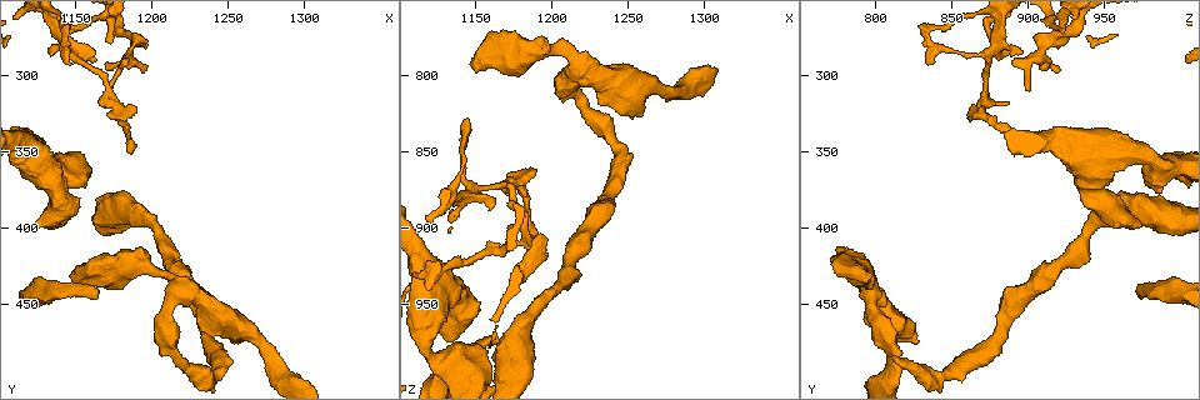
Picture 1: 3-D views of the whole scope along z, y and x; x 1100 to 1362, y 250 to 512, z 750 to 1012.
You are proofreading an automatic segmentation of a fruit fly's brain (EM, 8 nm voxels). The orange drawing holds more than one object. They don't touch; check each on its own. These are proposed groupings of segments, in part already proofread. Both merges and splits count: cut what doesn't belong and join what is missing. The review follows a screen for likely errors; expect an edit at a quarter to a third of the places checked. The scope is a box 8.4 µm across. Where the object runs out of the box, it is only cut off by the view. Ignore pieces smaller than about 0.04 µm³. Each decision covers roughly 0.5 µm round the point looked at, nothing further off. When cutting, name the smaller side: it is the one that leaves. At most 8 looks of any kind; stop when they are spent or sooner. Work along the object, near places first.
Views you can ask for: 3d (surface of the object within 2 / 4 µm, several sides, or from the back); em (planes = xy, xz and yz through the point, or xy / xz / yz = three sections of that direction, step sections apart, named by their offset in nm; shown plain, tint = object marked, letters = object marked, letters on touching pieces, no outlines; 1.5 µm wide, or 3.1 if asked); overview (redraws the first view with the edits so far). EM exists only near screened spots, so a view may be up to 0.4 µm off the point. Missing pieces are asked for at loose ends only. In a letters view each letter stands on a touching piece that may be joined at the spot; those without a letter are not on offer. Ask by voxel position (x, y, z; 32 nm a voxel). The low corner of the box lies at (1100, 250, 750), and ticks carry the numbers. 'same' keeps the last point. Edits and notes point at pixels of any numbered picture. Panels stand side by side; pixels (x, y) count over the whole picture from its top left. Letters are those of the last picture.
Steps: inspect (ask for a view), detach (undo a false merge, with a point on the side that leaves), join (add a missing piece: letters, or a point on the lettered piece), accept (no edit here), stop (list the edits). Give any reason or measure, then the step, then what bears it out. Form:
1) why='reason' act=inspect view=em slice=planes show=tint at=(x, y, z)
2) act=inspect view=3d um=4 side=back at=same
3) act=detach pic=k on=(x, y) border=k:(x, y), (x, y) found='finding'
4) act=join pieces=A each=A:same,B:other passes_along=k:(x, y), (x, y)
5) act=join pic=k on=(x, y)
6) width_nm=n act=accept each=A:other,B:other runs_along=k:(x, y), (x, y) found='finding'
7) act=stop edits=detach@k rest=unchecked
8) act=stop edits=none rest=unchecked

why='branch stops here' act=inspect view=3d um=2 at=(1148, 432, 798)

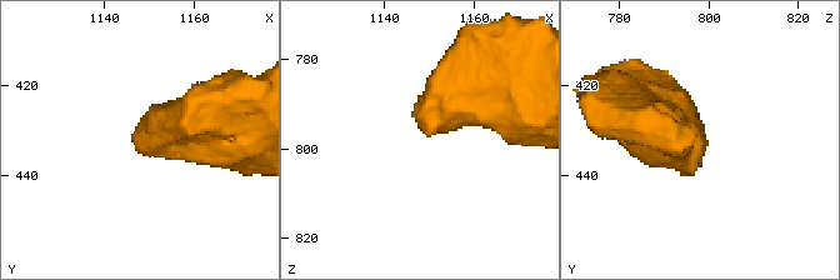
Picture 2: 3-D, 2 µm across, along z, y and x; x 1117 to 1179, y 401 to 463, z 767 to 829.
why='now the EM' act=inspect view=em slice=xy step=8 show=tint at=(1151, 431, 797)

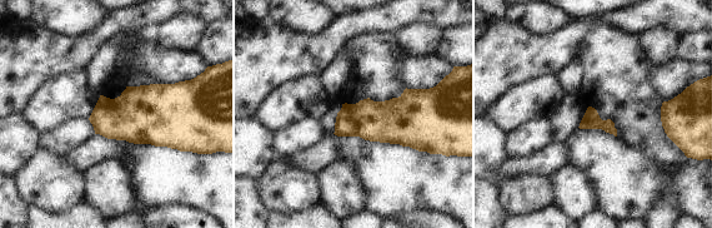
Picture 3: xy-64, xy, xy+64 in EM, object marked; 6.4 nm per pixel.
act=inspect view=em slice=planes show=letters at=same

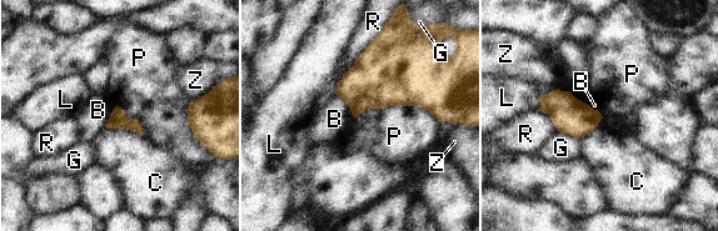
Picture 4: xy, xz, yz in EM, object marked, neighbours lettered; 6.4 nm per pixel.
act=accept each=B:other,C:other,G:other,L:other,P:other,R:other,Z:other border=4:(354, 119), (419, 106), (439, 121) found='none of them fits'

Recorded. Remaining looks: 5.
why='abrupt turn' act=inspect view=3d um=4 at=(1188, 274, 914)

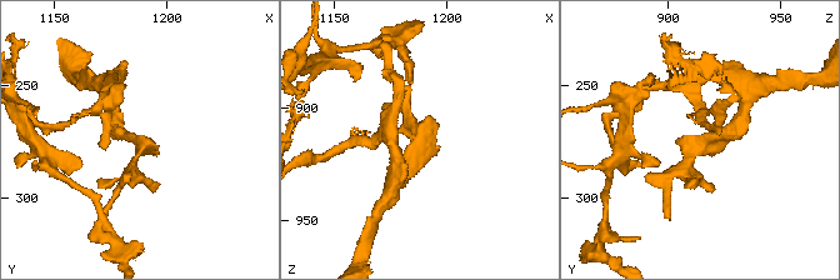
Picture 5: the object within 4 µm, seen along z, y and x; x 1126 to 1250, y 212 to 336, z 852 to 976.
act=inspect view=em slice=xz step=4 show=tint at=(1190, 276, 915)

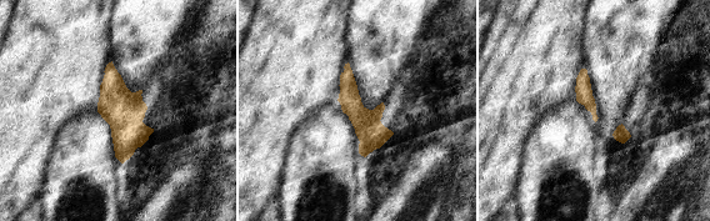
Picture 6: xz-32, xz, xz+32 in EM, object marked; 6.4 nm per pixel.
act=inspect view=em slice=planes show=letters at=same

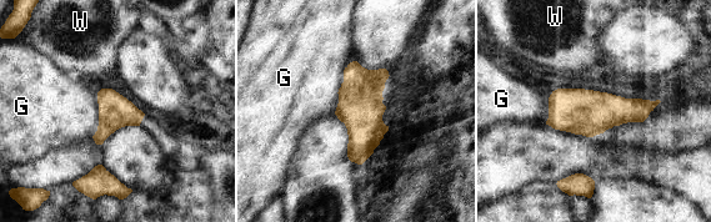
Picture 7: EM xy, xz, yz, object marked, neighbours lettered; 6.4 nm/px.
width_nm=220 act=accept each=G:other,W:other border=7:(341, 84), (336, 92) found='all the same neuron'

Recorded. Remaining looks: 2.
act=stop edits=none rest=unchecked

